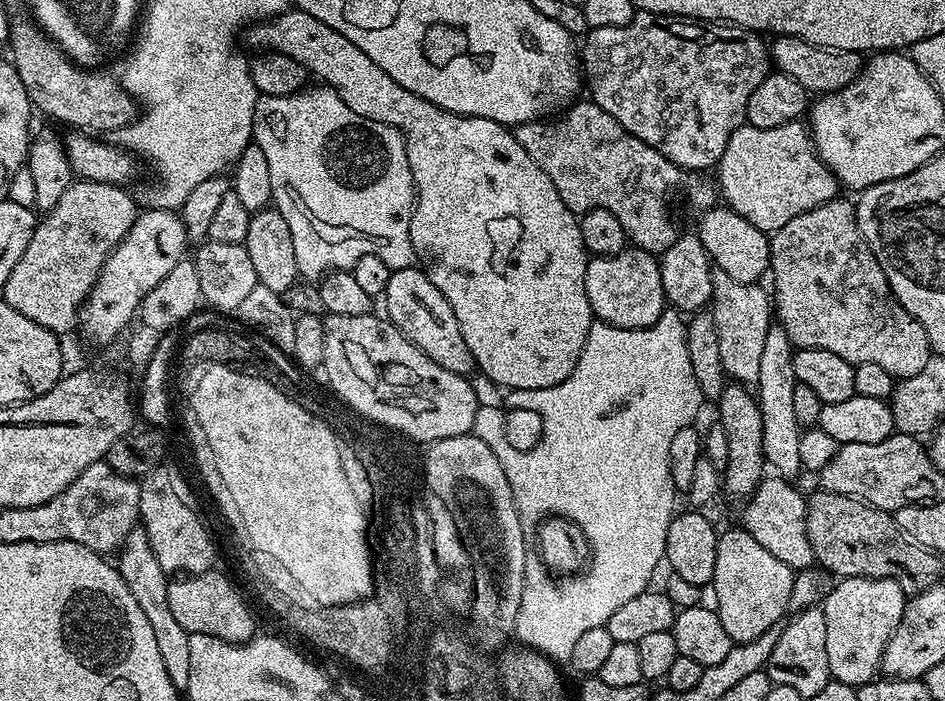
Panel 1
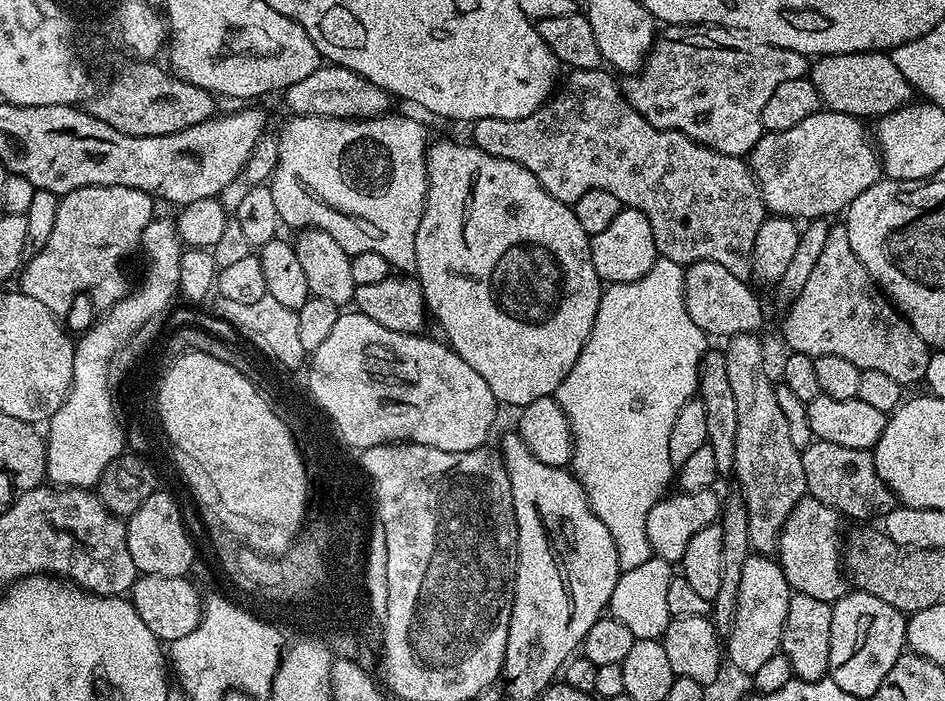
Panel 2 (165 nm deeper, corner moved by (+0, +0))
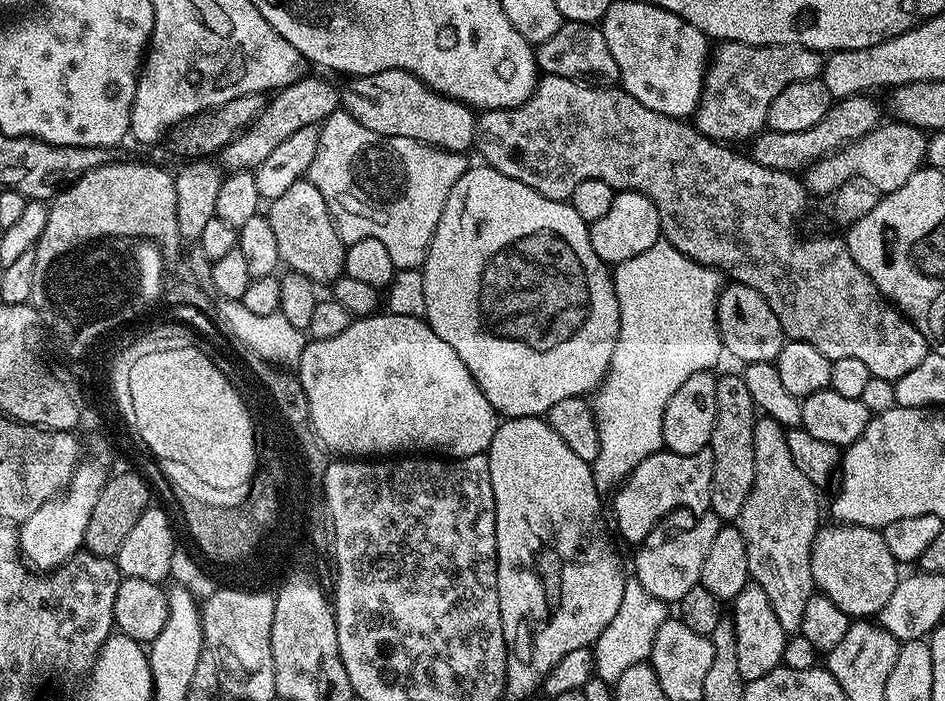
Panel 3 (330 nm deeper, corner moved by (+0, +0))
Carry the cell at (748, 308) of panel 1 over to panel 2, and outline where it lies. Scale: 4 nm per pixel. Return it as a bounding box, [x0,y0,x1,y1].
[722,334,808,554]

